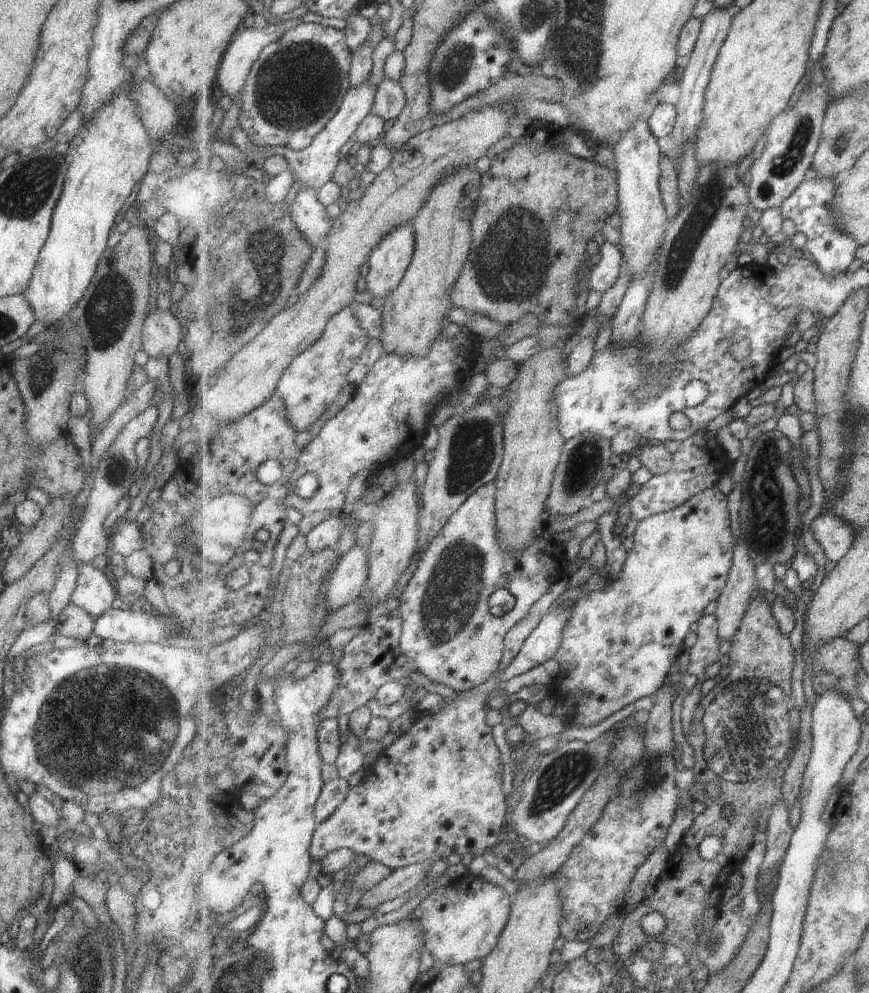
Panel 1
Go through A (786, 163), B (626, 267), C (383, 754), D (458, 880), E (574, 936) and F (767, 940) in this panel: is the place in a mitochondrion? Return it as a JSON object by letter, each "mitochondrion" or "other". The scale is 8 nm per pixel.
{"A":"mitochondrion","B":"other","C":"other","D":"other","E":"other","F":"other"}

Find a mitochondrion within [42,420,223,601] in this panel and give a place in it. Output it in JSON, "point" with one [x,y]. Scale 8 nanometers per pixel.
{"point":[115,468]}

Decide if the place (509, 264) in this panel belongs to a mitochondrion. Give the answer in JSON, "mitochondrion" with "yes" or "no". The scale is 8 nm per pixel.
{"mitochondrion":"yes"}

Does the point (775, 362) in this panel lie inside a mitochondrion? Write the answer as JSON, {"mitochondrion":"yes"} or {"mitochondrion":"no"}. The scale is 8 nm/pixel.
{"mitochondrion":"no"}

